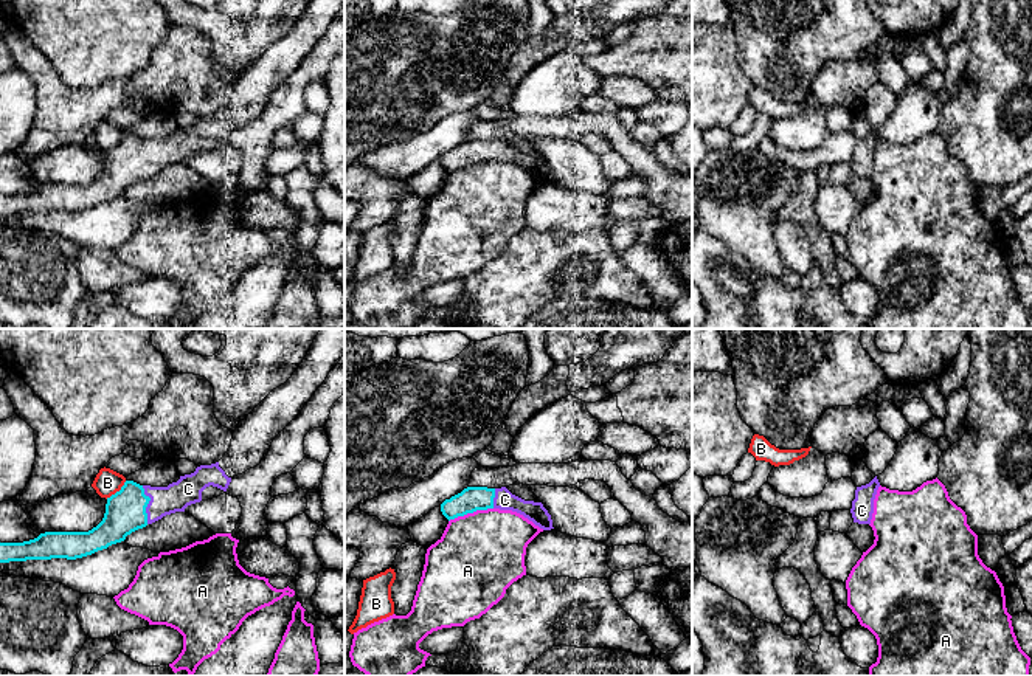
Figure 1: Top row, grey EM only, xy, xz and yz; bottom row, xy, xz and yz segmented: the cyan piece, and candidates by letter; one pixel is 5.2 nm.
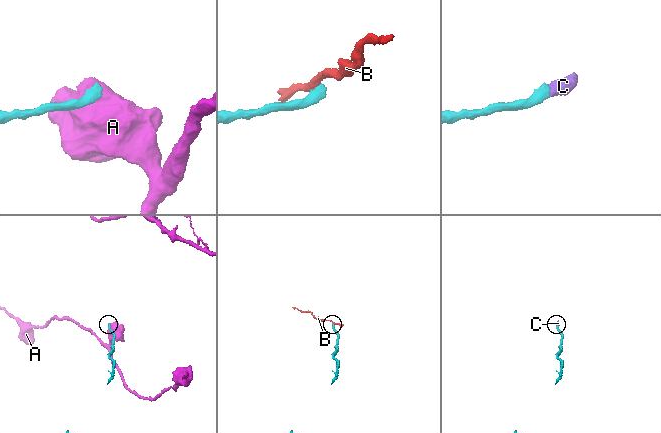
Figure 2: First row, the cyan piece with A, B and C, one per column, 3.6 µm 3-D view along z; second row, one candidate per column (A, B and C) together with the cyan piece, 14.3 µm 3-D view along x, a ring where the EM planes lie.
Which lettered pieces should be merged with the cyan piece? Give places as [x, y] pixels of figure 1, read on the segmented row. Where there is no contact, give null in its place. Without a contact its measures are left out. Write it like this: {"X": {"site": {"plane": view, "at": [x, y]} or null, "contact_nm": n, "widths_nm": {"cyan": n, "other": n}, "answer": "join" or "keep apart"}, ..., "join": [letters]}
{"A": {"site": {"plane": "xz", "at": [470, 512]}, "contact_nm": 240, "widths_nm": {"cyan": 130, "other": 440}, "answer": "keep apart"}, "B": {"site": {"plane": "xy", "at": [117, 492]}, "contact_nm": 140, "widths_nm": {"cyan": 200, "other": 140}, "answer": "keep apart"}, "C": {"site": {"plane": "xy", "at": [148, 503]}, "contact_nm": 200, "widths_nm": {"cyan": 200, "other": 150}, "answer": "join"}, "join": ["C"]}

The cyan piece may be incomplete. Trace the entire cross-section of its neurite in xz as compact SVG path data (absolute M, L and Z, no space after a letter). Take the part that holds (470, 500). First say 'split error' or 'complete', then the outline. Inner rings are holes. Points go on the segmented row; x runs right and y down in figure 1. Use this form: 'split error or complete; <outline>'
split error; M467 487L441 504L441 512L448 521L487 509L512 510L523 515L543 530L554 529L551 515L542 502L525 501L512 495L506 487Z

